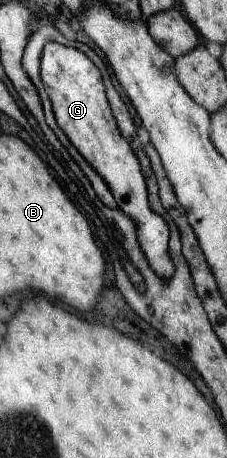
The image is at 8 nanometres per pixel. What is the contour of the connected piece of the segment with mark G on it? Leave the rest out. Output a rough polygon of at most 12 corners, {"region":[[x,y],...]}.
{"region":[[47,42],[40,77],[57,124],[137,222],[170,279],[168,221],[120,133],[100,68]]}

